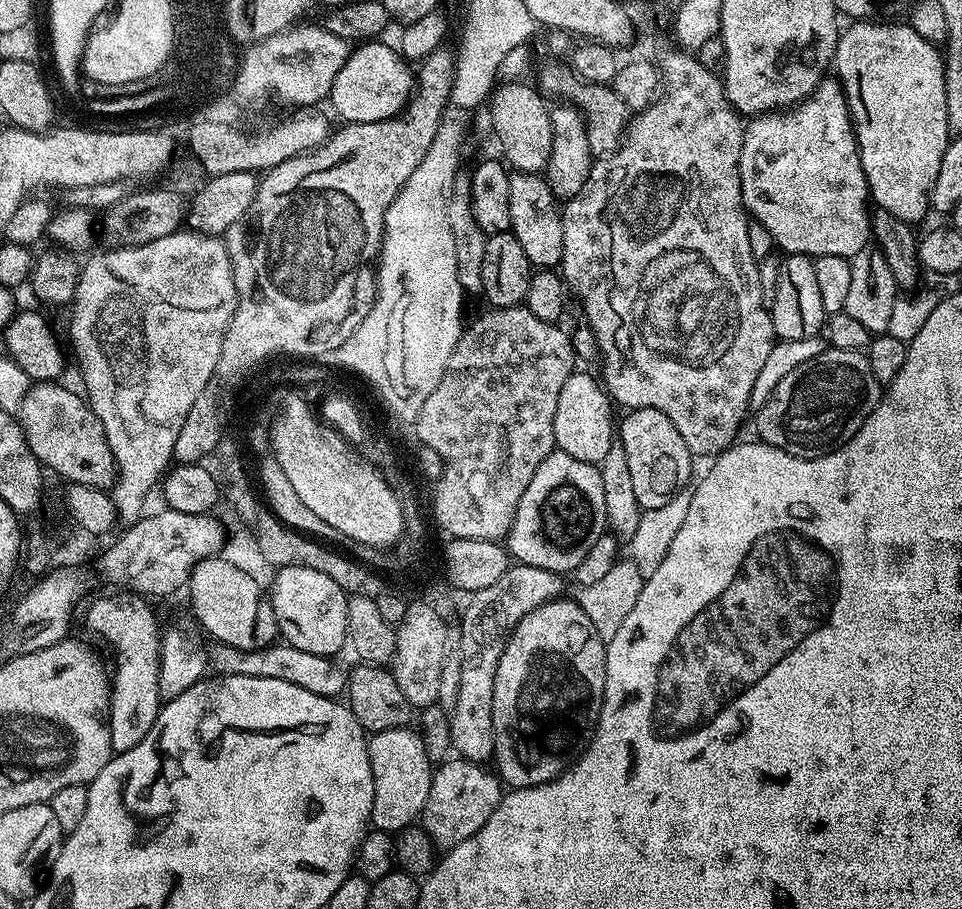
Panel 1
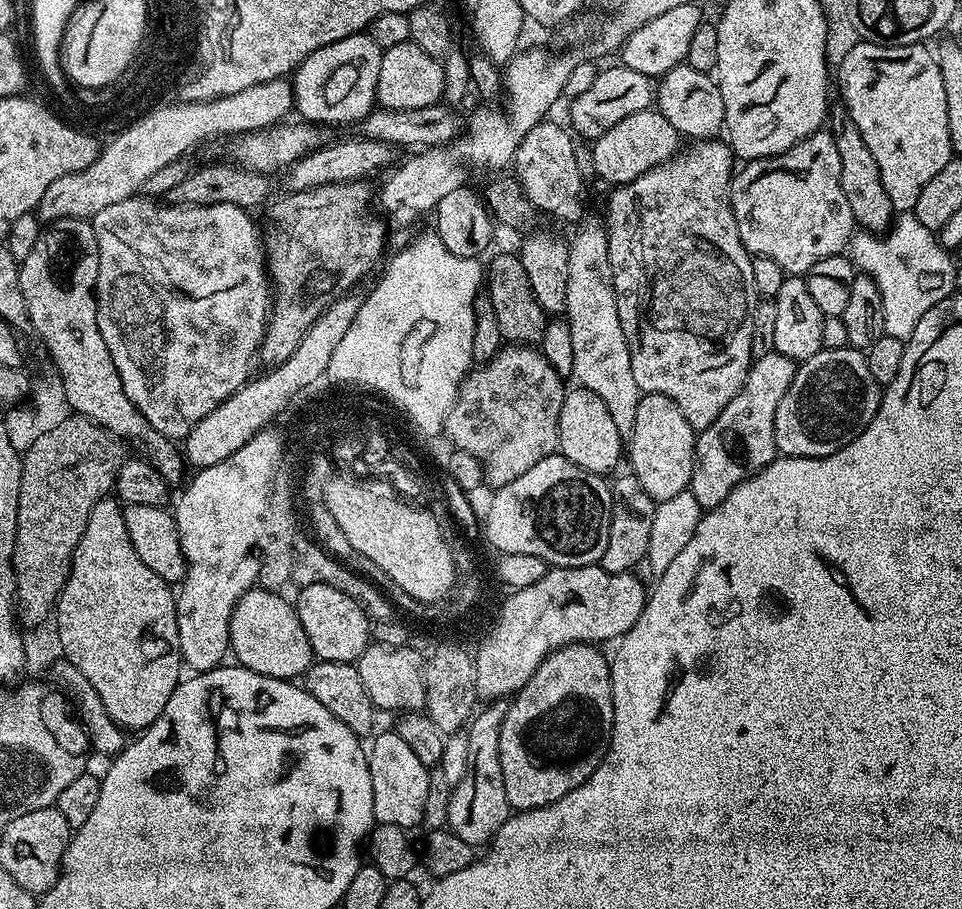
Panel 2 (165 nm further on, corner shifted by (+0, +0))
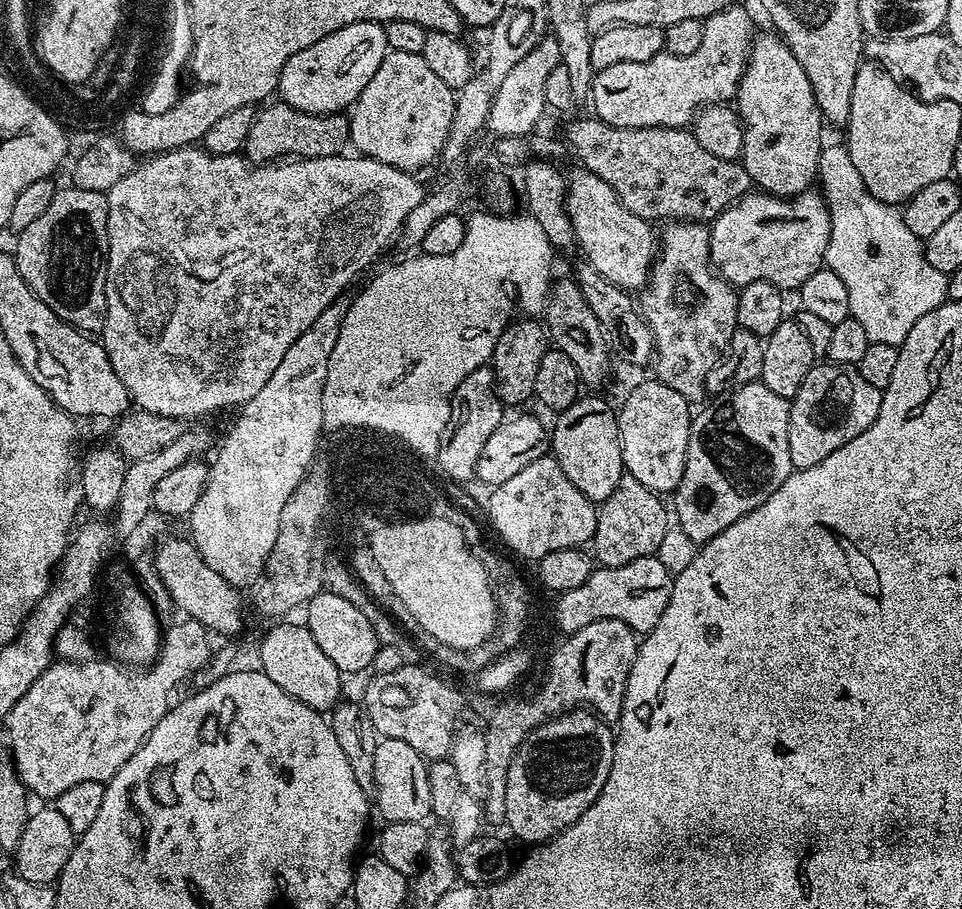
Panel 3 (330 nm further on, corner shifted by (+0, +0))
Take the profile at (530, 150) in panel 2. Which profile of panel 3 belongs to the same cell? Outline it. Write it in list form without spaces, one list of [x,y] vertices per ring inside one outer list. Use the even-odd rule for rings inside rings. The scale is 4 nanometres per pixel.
[[[580,166],[577,167],[577,172],[573,176],[567,177],[567,181],[568,213],[576,235],[575,247],[584,251],[583,259],[588,260],[590,266],[594,266],[594,270],[598,270],[598,274],[602,274],[602,278],[614,282],[614,286],[629,290],[643,289],[647,285],[648,274],[658,252],[658,236],[655,231],[652,233],[653,225],[638,214],[626,210],[626,206],[622,206],[618,194],[610,186],[606,186],[606,182],[602,182],[602,178],[598,178],[598,174]]]

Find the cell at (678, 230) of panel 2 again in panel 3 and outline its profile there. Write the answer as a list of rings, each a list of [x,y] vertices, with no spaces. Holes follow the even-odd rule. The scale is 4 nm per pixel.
[[[678,220],[665,223],[663,228],[664,233],[661,231],[658,236],[658,255],[653,259],[646,287],[639,293],[638,307],[652,335],[656,355],[655,379],[670,386],[670,390],[678,390],[678,394],[685,396],[688,401],[696,402],[700,395],[705,395],[704,383],[710,370],[721,363],[722,357],[727,353],[730,338],[738,327],[738,292],[713,268],[709,229],[703,223]]]

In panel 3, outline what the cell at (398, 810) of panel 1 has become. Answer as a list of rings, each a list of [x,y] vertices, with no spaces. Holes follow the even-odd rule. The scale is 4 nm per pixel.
[[[381,739],[374,750],[374,786],[375,811],[377,808],[387,823],[424,822],[432,816],[428,764],[418,750],[414,750],[414,746],[406,746],[406,742],[397,740]]]

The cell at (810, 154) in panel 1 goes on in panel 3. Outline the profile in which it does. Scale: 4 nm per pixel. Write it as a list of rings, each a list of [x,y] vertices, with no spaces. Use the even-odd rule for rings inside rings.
[[[753,190],[748,195],[743,196],[741,200],[737,200],[735,204],[731,204],[721,216],[711,221],[708,237],[710,238],[710,254],[712,255],[712,266],[733,286],[743,286],[761,280],[762,282],[770,282],[774,286],[778,286],[782,290],[799,290],[802,282],[806,282],[806,278],[810,278],[810,274],[814,274],[818,269],[825,267],[826,261],[824,255],[828,249],[830,242],[830,226],[832,225],[832,215],[828,213],[828,204],[824,200],[823,195],[819,191],[809,190],[799,192],[797,196],[775,196],[770,192],[763,190]]]

